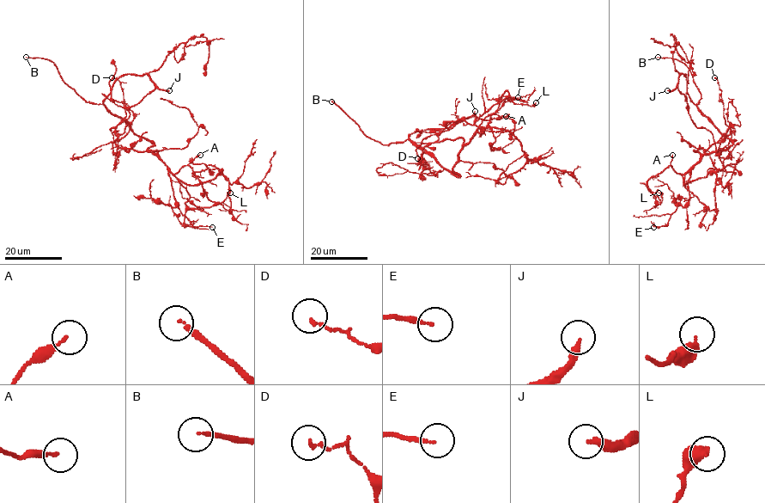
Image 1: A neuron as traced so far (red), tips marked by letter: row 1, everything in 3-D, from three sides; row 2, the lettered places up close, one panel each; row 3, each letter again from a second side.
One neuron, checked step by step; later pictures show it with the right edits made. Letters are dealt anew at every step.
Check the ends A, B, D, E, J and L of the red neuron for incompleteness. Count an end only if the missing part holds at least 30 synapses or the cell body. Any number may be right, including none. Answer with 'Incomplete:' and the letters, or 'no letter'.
Incomplete: B, J

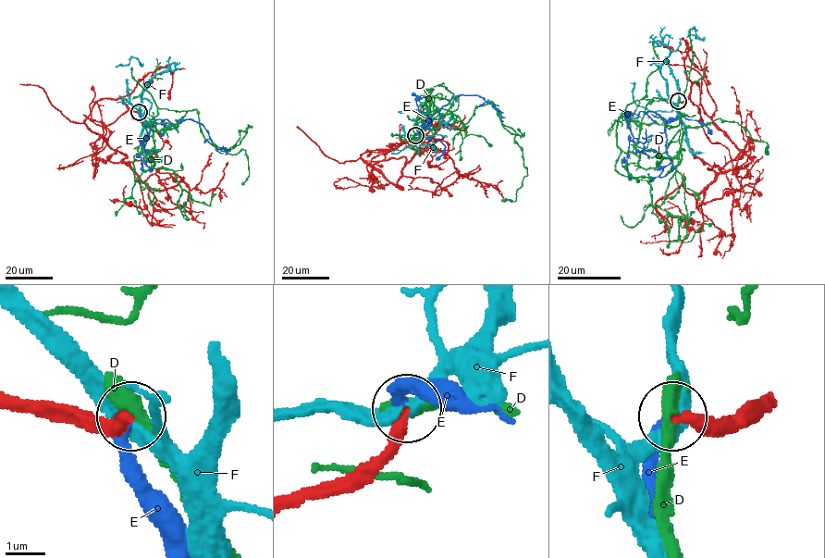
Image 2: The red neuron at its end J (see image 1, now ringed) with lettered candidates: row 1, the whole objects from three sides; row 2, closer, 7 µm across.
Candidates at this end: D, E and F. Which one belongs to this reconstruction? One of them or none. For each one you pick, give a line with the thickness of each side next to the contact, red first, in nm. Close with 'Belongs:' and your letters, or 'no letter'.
E: 320/300 nm
Belongs: E

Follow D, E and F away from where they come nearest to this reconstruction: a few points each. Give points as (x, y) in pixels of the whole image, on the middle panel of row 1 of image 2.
D: (415, 135), (431, 135), (450, 105), (424, 93), (464, 125), (491, 104), (527, 170), (515, 200), (501, 201)
E: (415, 135), (452, 98), (463, 94), (476, 94), (489, 103), (503, 121)
F: (414, 136), (420, 129), (417, 125), (420, 122), (432, 133), (398, 153), (391, 153)

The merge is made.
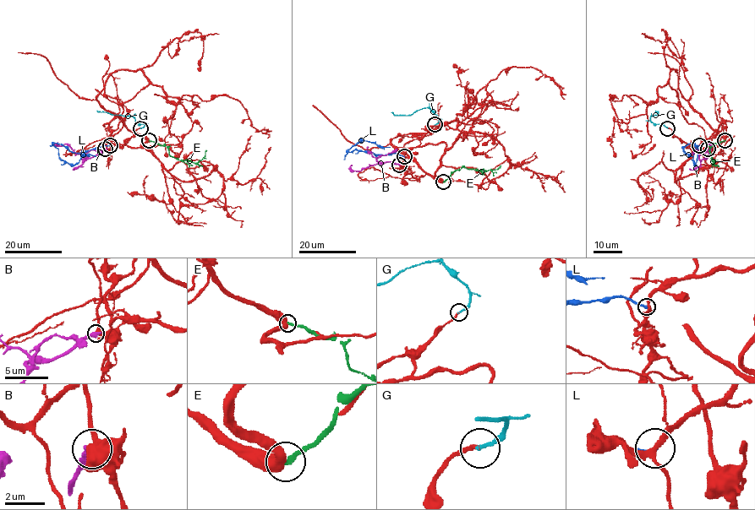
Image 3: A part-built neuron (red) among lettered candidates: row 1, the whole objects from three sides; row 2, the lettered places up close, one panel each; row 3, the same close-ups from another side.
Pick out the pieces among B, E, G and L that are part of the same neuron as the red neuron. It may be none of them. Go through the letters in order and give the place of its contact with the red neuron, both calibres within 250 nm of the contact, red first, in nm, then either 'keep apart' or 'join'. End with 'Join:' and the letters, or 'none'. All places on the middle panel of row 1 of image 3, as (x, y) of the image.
B: (399, 165) | 320/460 nm | keep apart
E: (443, 181) | 460/200 nm | keep apart
G: (434, 124) | 160/160 nm | join
L: (404, 156) | 240/190 nm | keep apart
Join: G

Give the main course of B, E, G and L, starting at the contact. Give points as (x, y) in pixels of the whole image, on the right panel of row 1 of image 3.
B: (708, 149), (706, 158), (713, 146), (708, 142)
E: (724, 140), (709, 149), (713, 163), (708, 149)
G: (668, 128), (654, 124), (650, 119), (650, 116), (659, 115), (655, 111)
L: (699, 144), (697, 145), (698, 156), (694, 165), (694, 144), (690, 143), (683, 149), (690, 156)

